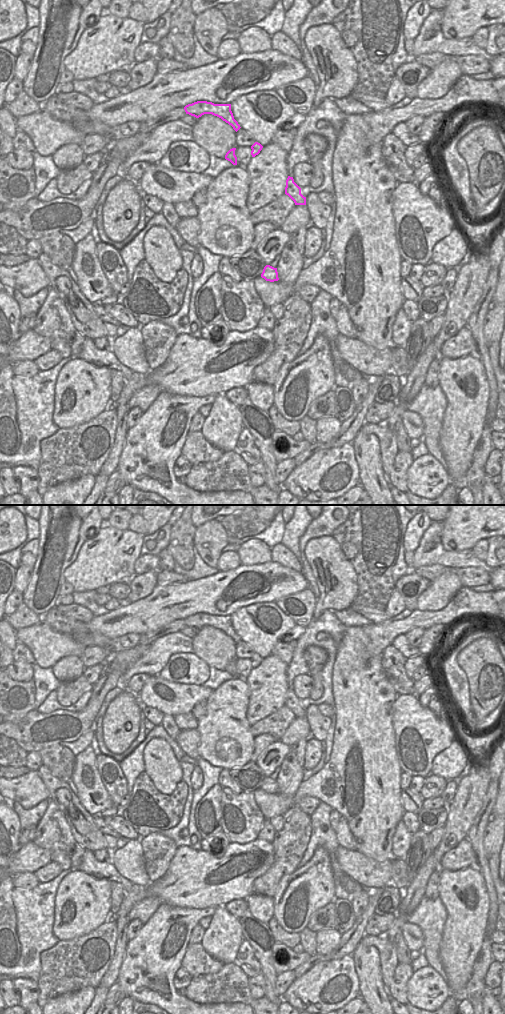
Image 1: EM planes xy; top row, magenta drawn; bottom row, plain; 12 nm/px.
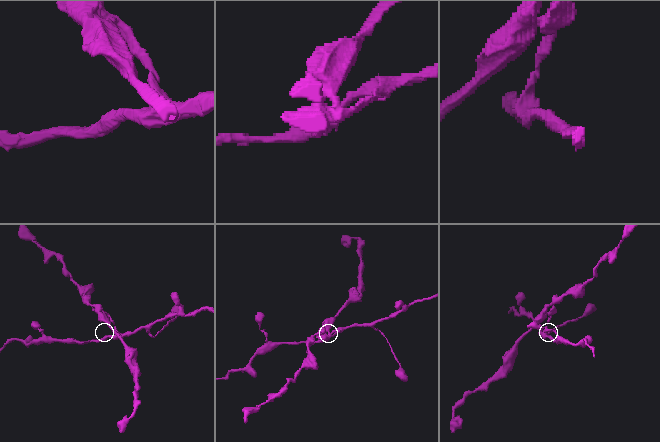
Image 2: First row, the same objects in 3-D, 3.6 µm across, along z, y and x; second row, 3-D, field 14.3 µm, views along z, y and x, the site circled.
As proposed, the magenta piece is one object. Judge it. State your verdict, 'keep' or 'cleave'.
cleave

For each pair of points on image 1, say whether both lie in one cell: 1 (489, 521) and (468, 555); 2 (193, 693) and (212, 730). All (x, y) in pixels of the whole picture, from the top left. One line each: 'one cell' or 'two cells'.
1: two cells
2: two cells

